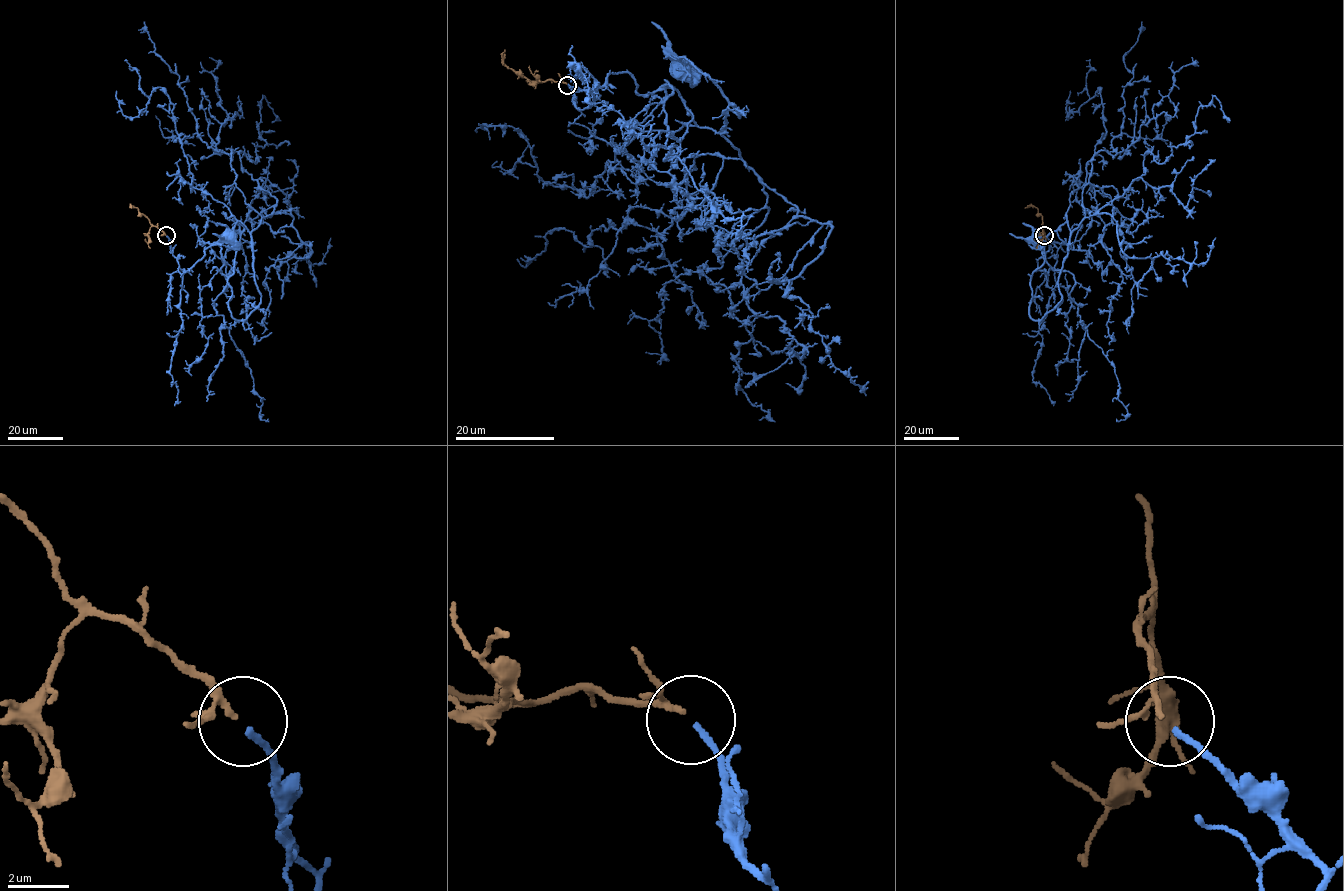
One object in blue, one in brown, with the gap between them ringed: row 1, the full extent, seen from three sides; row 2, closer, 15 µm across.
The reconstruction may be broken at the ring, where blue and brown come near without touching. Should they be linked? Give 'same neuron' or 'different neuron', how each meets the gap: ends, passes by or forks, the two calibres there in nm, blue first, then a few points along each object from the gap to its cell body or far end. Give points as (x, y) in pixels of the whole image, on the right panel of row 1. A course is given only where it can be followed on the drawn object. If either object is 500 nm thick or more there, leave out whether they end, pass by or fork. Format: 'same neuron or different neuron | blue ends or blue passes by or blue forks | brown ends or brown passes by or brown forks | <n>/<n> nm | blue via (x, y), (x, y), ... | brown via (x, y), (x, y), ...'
same neuron | blue ends | brown passes by | 200/140 nm | blue via (1044, 235), (1057, 248), (1046, 274), (1046, 237), (1067, 221), (1061, 300), (1033, 320), (1037, 235) | brown via (1044, 235), (1042, 217), (1037, 209), (1032, 205), (1024, 208)

